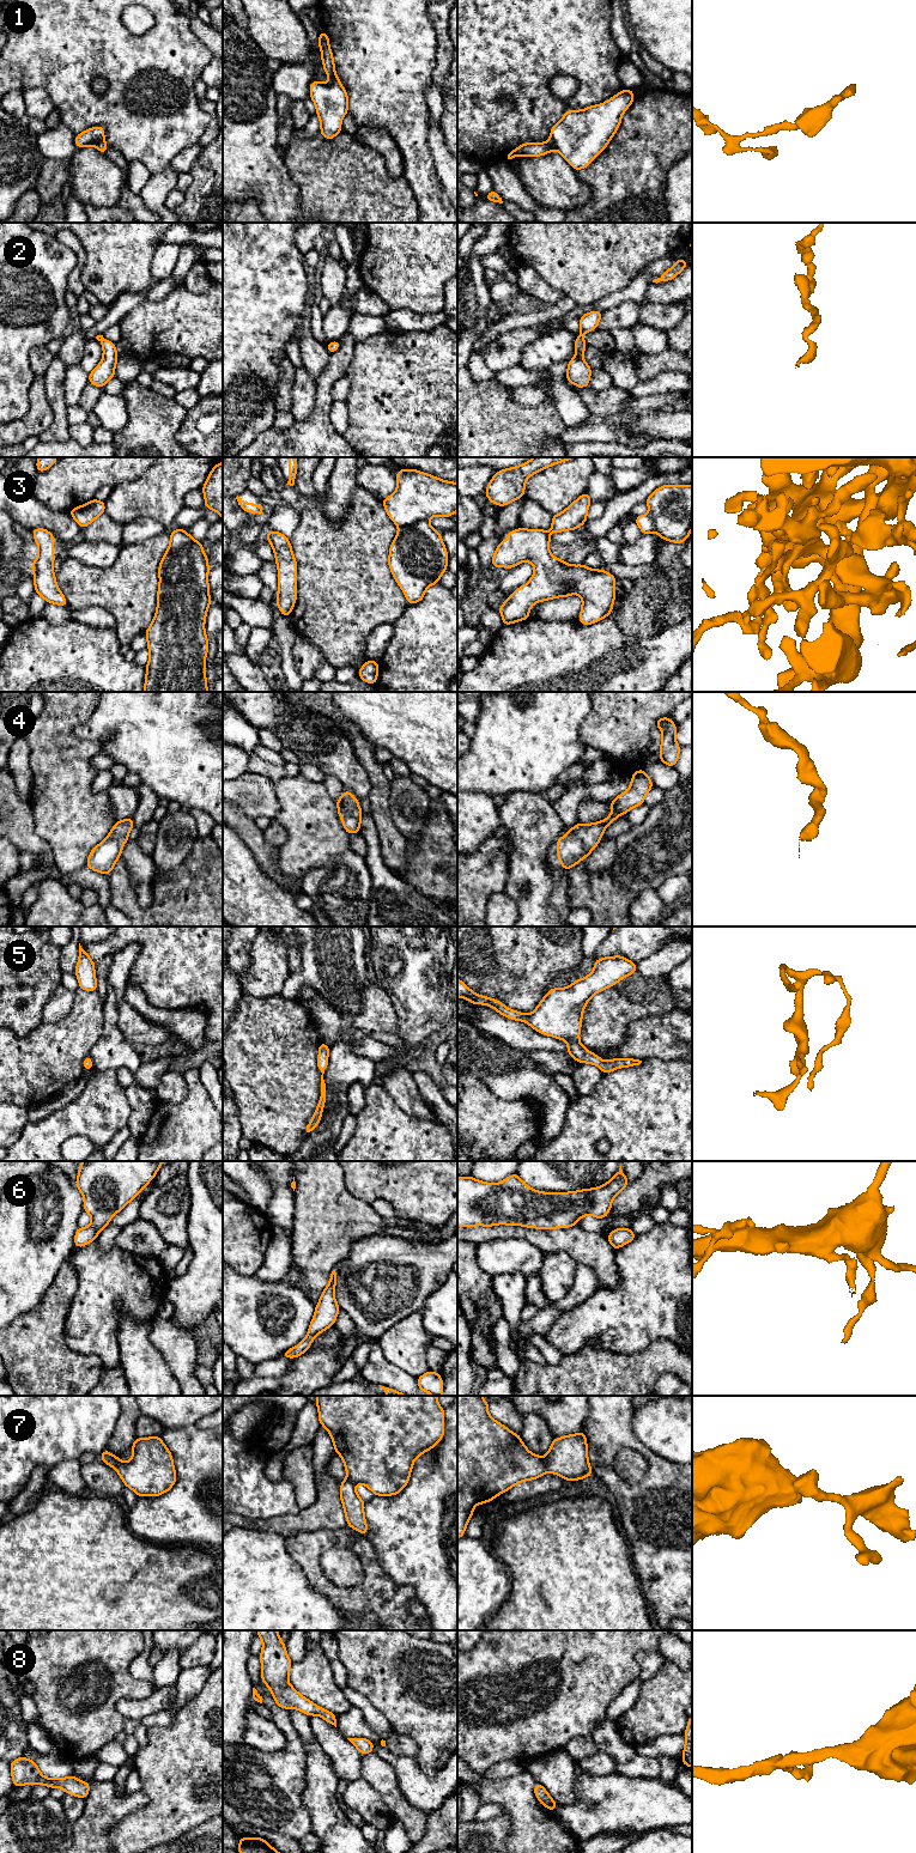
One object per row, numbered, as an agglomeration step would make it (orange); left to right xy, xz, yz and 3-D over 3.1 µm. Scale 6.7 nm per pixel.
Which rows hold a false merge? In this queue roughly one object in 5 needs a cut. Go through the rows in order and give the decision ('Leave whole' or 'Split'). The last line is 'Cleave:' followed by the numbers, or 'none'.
1: Leave whole
2: Leave whole
3: Leave whole
4: Leave whole
5: Leave whole
6: Leave whole
7: Split
8: Leave whole
Cleave: 7

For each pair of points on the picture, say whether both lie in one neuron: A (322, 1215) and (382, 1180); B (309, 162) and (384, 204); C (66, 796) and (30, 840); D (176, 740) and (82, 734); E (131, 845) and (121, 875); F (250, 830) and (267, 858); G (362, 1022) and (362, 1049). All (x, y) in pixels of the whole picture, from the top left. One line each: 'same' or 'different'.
A: different
B: same
C: different
D: same
E: different
F: same
G: different

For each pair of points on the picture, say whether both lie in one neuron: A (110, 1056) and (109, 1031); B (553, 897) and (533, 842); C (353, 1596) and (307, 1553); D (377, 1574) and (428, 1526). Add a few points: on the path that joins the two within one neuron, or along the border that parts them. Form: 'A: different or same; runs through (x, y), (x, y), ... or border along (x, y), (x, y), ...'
A: same; runs through (111, 1050), (111, 1037)
B: same; runs through (540, 884), (533, 876), (533, 855)
C: same; runs through (339, 1596), (314, 1573), (311, 1567)
D: different; border along (371, 1543), (382, 1569), (398, 1585)

